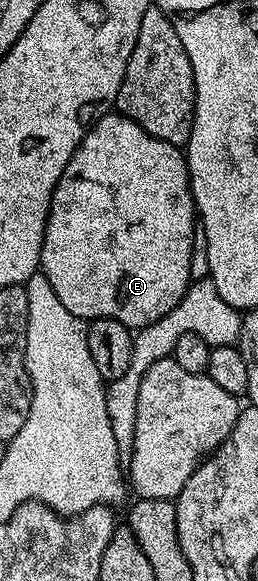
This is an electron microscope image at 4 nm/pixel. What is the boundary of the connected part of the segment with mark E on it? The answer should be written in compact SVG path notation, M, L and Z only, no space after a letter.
M108 114L87 131L53 190L39 259L41 271L49 278L53 294L61 298L61 306L78 320L113 318L138 330L165 318L191 287L190 254L196 223L184 149L153 138L127 116Z

